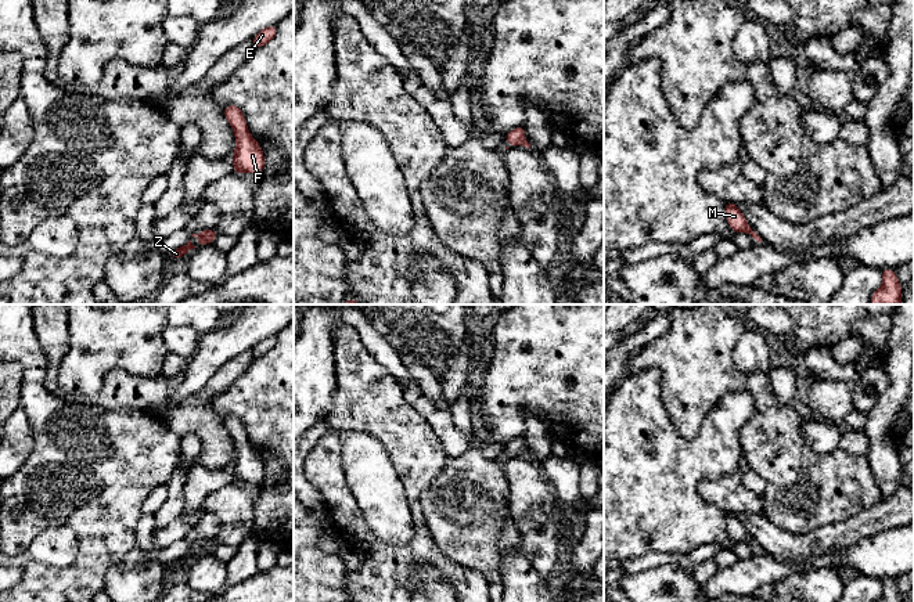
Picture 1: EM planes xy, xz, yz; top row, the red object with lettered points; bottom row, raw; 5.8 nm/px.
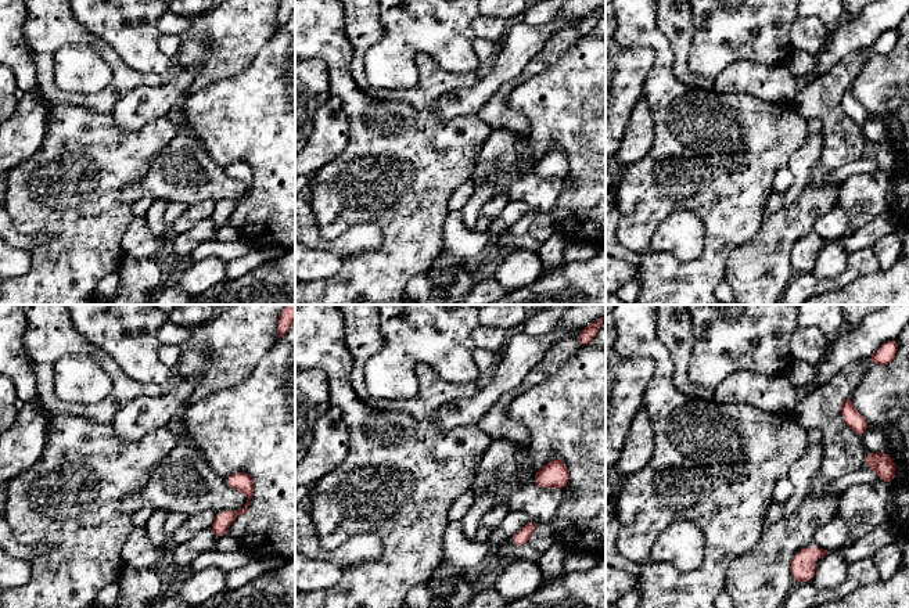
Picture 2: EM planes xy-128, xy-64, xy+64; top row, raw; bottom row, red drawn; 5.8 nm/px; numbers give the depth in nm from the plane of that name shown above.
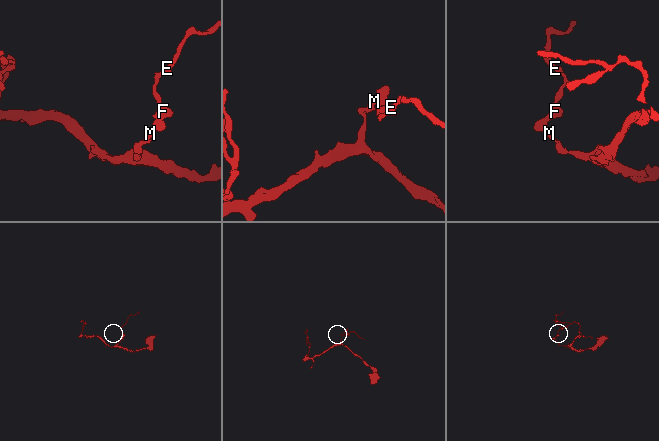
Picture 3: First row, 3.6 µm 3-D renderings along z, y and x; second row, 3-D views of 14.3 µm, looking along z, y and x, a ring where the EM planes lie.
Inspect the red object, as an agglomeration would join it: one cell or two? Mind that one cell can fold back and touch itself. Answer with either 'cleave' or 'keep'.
keep

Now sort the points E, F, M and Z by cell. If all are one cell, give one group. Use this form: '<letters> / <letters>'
E F M Z

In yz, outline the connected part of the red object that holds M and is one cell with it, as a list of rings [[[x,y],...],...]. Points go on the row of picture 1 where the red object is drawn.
[[[724,202],[726,206],[726,216],[731,230],[735,232],[748,232],[755,238],[758,242],[762,242],[762,238],[751,228],[745,217],[742,216],[741,210],[735,206],[734,202]]]

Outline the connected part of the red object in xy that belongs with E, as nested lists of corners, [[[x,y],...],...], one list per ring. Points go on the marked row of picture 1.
[[[271,25],[271,26],[262,29],[252,39],[255,50],[263,47],[266,43],[269,43],[271,39],[274,39],[276,35],[277,35],[277,25]]]

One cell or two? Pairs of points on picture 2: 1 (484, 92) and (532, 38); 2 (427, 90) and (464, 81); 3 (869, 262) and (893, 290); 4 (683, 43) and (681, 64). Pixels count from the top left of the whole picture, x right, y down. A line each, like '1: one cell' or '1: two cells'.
1: one cell
2: one cell
3: two cells
4: one cell

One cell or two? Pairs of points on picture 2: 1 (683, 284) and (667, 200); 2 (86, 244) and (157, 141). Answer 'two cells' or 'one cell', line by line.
1: one cell
2: one cell

